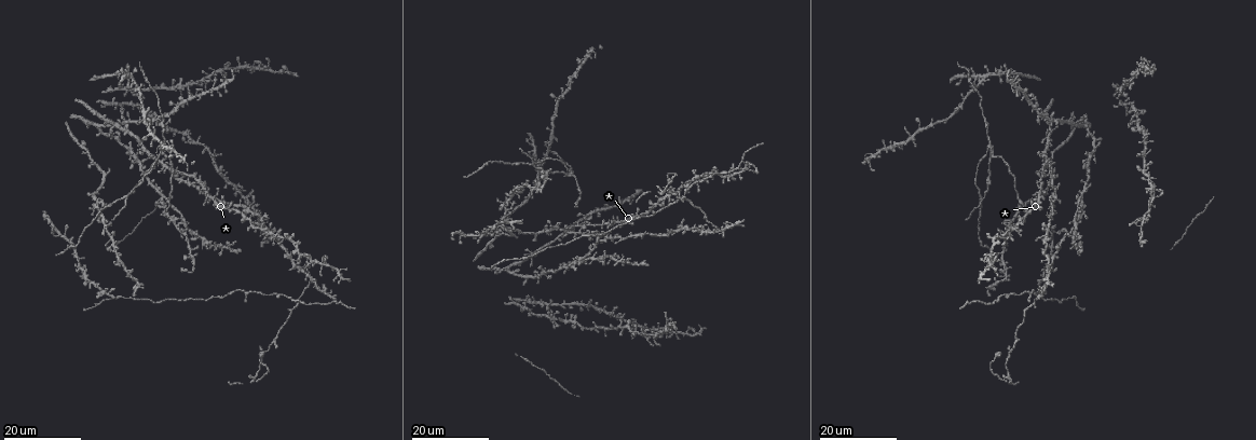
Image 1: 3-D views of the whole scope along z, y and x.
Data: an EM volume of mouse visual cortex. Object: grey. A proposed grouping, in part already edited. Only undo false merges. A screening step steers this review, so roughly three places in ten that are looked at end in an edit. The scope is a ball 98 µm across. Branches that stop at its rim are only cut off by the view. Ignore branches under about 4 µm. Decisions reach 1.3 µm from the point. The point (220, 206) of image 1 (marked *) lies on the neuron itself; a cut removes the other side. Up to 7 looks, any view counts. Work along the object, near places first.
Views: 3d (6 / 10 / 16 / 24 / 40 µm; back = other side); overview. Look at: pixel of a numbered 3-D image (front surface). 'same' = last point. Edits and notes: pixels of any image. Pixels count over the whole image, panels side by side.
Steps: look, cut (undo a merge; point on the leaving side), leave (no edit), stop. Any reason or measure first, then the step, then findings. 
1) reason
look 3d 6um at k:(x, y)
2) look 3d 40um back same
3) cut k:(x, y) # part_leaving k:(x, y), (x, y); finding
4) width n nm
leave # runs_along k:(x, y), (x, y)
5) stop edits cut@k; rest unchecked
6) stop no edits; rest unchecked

looks like a crossing
look 3d 24um at 1:(694, 176)

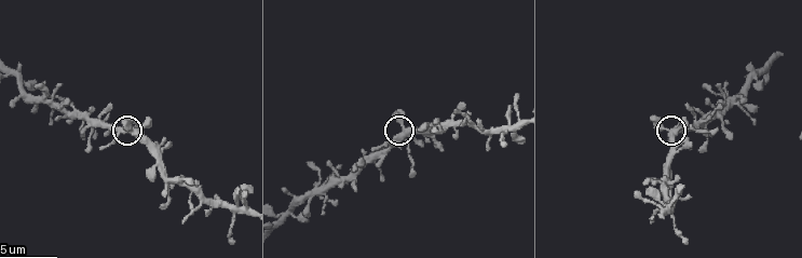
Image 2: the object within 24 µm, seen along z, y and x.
closer look
look 3d 6um at 2:(402, 135)

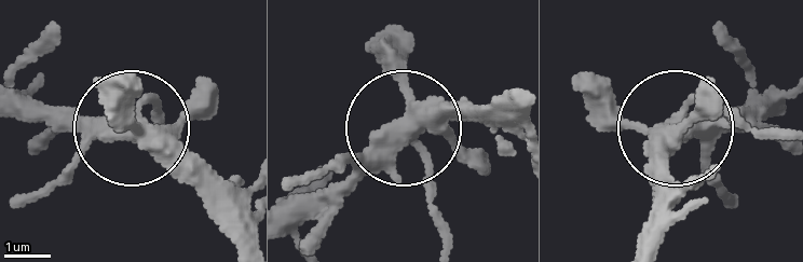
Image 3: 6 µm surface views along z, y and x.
look 3d 6um back at 3:(411, 134)

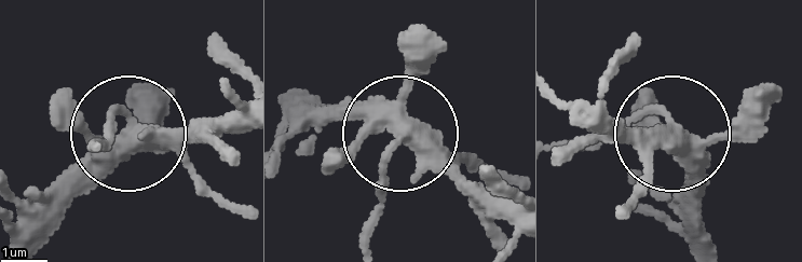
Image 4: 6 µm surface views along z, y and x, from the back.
width 390 nm
leave # runs_along 4:(513, 226), (393, 137), (369, 249); continuous, no second neuron

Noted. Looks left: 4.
small branch off a trunk
look 3d 16um at 1:(577, 224)

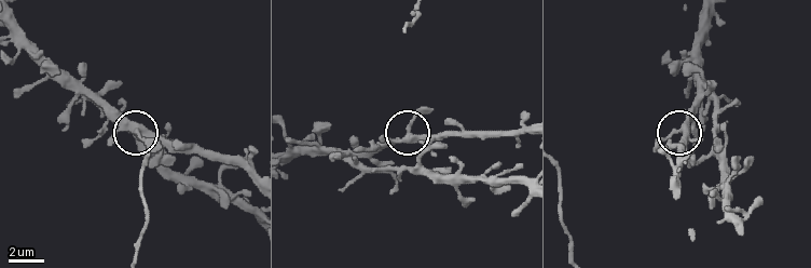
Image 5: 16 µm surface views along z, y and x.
look 3d 6um at 5:(136, 129)

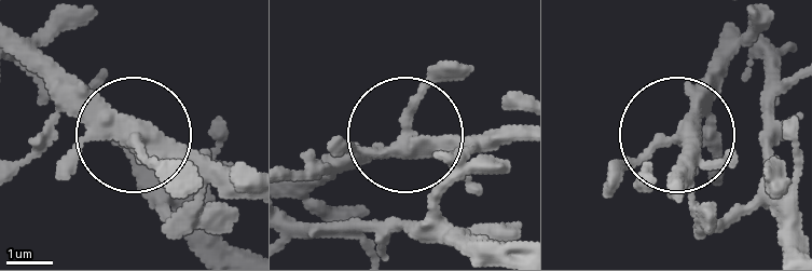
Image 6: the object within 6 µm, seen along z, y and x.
arms 4
leave # continuous, no second neuron

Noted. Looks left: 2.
arms part here
look 3d 24um at 1:(178, 225)

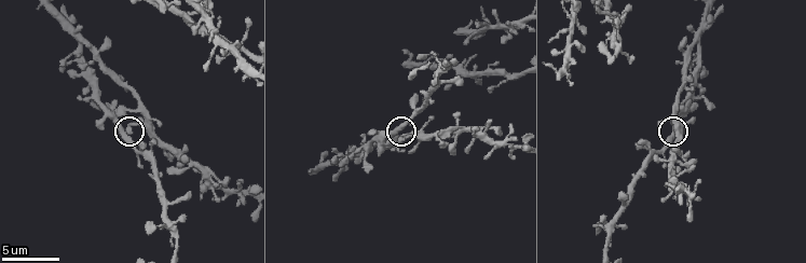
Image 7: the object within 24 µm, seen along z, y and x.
closer look
look 3d 10um at 7:(398, 138)

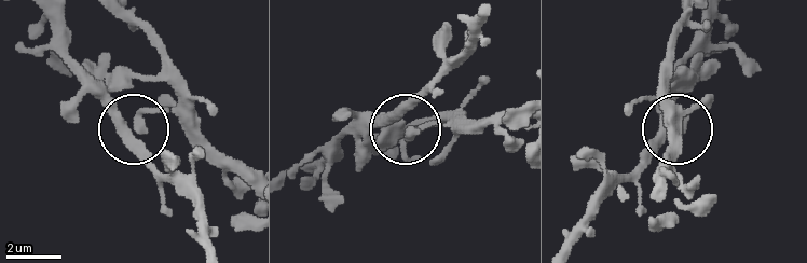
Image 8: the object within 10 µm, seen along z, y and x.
width 300 nm
leave # runs_along 8:(41, 16), (125, 120), (174, 113), (206, 139); continuous, no second neuron

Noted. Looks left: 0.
stop no edits; rest unchecked

